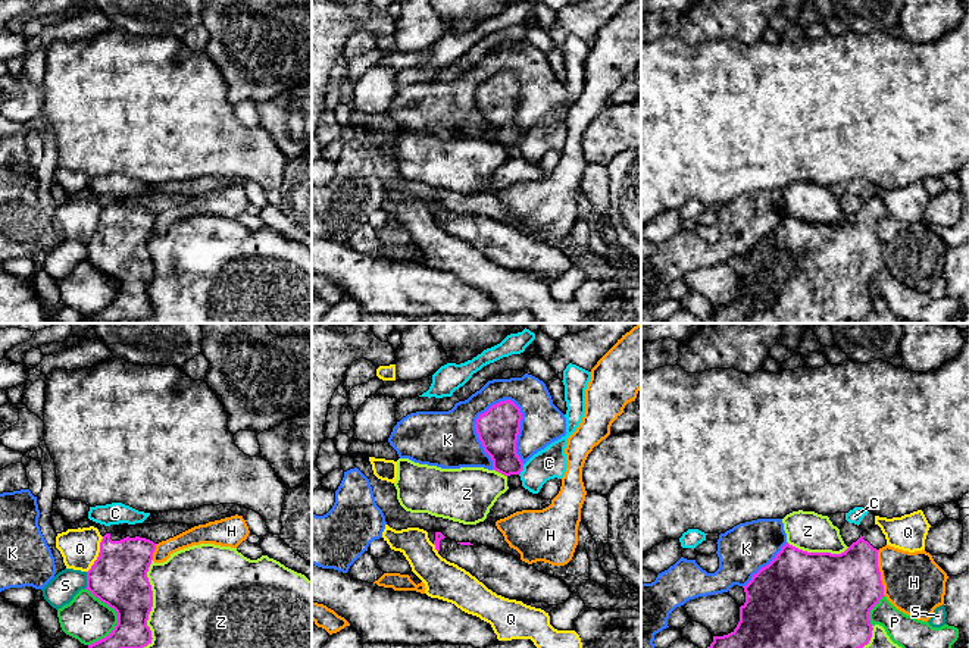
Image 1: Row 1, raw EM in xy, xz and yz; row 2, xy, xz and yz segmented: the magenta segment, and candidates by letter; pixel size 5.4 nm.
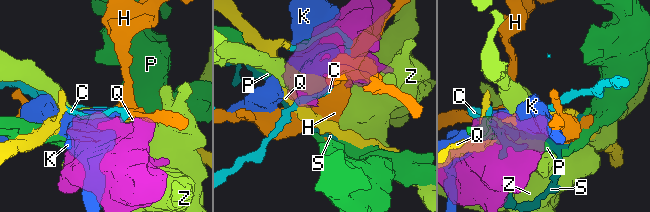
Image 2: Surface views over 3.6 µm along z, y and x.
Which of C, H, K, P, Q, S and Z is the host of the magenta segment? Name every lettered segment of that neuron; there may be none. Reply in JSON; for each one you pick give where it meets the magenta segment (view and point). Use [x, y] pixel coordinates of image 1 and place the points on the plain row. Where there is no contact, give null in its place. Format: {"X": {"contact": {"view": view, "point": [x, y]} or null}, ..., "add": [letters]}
{"add": []}

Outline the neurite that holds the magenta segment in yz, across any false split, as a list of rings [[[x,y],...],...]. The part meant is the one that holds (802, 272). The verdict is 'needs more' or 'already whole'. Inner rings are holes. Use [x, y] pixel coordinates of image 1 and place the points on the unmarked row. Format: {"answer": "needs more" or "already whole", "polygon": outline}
{"answer": "needs more", "polygon": [[[878,195],[865,201],[844,223],[807,223],[785,215],[775,229],[762,238],[743,257],[745,273],[740,278],[737,298],[713,313],[703,323],[856,323],[872,309],[870,281],[884,267],[884,256],[878,238],[878,222],[887,216]]]}

